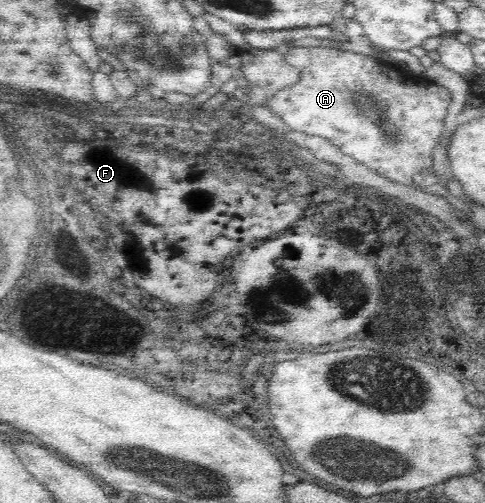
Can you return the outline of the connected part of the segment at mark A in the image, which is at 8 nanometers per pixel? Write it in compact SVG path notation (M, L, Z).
M294 47L289 50L285 49L284 57L289 65L299 69L299 80L293 82L293 84L289 84L289 86L285 86L283 89L279 89L274 96L265 100L263 106L275 116L278 116L283 121L283 124L289 127L289 131L316 136L321 138L322 142L331 142L331 144L335 144L337 148L341 148L341 152L343 152L345 156L351 156L351 158L357 160L359 164L364 164L367 168L373 170L373 172L377 172L379 176L389 178L389 180L393 180L393 182L397 182L397 184L403 184L403 186L410 186L411 189L423 190L425 192L429 191L429 189L423 188L415 183L413 177L419 174L419 172L423 172L423 170L431 169L433 166L433 150L435 150L444 132L447 109L449 109L451 102L450 93L444 86L427 80L422 74L415 75L410 67L397 68L385 61L354 52L344 51L335 47Z

